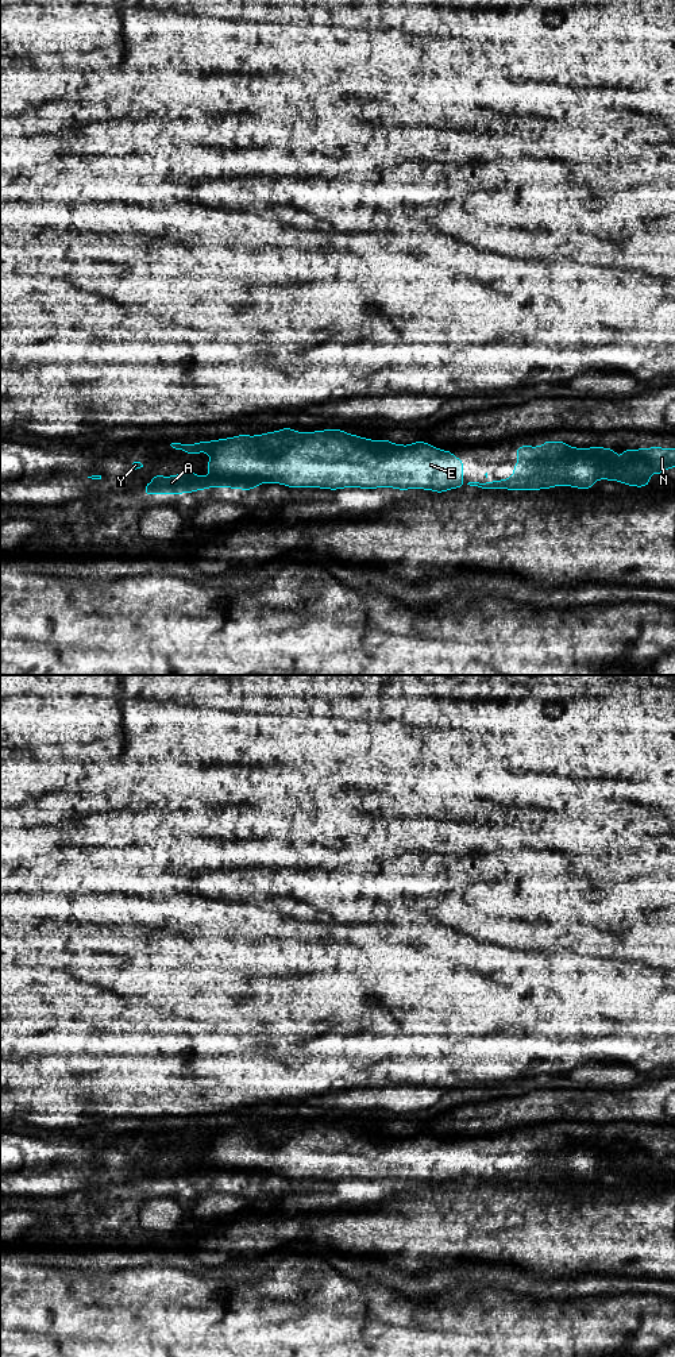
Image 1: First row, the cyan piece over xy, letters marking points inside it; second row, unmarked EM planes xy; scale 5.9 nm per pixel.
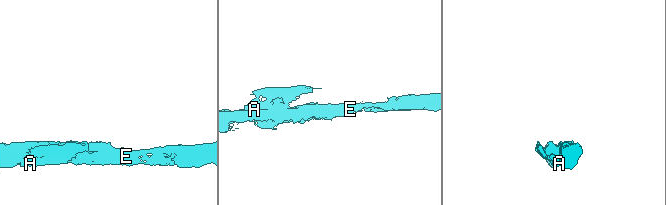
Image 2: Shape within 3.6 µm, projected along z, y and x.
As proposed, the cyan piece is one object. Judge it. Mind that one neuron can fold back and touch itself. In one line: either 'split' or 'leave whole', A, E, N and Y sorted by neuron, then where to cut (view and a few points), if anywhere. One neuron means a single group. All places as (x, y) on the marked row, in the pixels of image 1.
split; A / E N Y; cut in xy along (204, 478), (213, 486)

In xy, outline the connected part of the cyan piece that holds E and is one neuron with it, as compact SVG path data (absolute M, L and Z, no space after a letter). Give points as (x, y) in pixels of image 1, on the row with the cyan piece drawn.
M285 427L281 431L262 433L258 436L240 435L213 442L196 444L170 444L186 454L209 452L209 477L205 479L216 487L234 487L251 490L252 487L270 482L284 483L288 487L323 487L338 490L340 487L396 487L427 489L443 493L448 489L463 486L463 460L455 458L450 451L441 451L425 442L410 446L400 446L385 437L369 440L348 435L340 429L317 432L296 432Z

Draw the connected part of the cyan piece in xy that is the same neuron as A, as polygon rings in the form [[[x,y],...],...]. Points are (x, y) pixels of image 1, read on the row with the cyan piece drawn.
[[[182,473],[173,477],[154,474],[153,481],[153,483],[144,485],[146,496],[193,493],[194,490],[213,487],[204,477],[197,477],[194,473]]]

